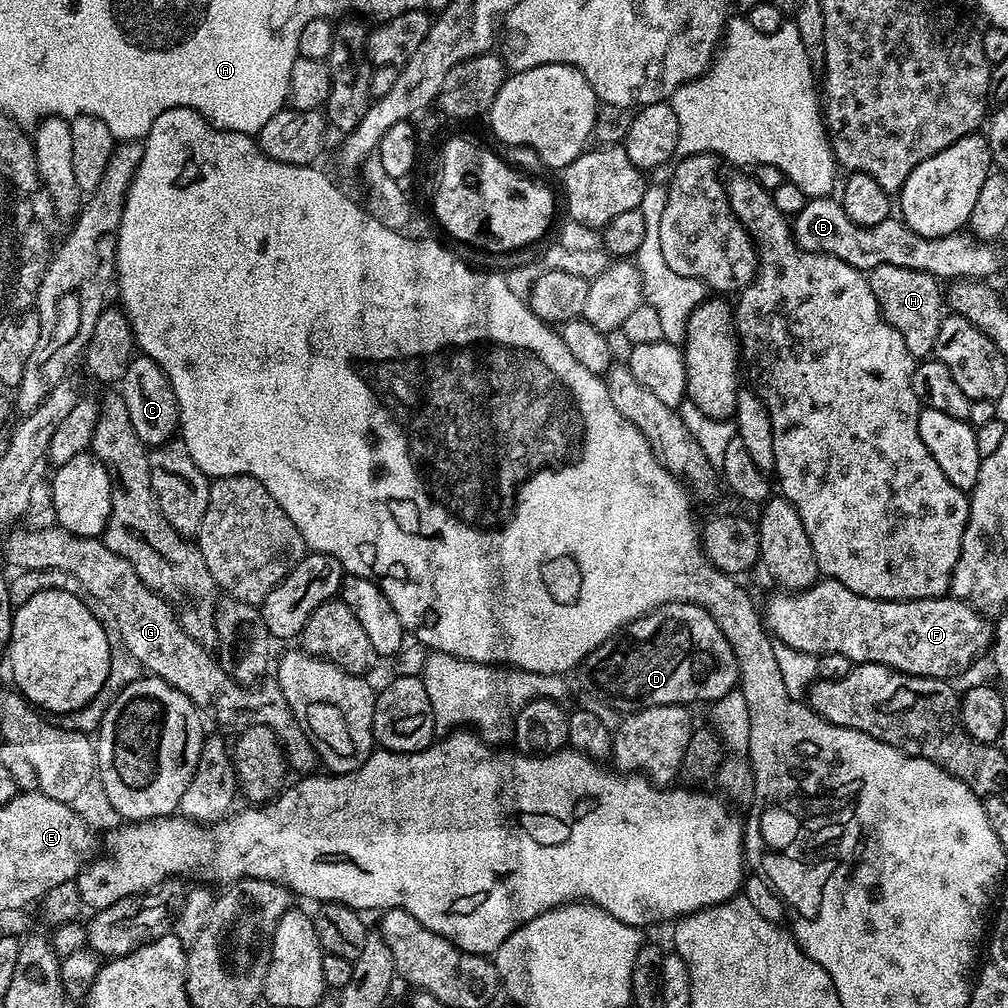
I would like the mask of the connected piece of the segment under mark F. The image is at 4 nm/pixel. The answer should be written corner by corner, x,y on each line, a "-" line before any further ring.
817,579
815,584
795,594
780,594
768,600
762,619
767,631
779,643
794,650
819,654
833,652
846,654
856,664
885,664
910,676
952,678
964,672
993,643
993,625
968,604
955,598
929,598
927,600
875,600
854,594
837,580

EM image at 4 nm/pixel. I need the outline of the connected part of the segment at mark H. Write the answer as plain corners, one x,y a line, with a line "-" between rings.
878,266
867,273
868,285
878,302
884,320
906,342
906,350
914,358
928,358
936,351
938,326
946,314
946,300
942,295
939,279
918,270
906,270
906,266

